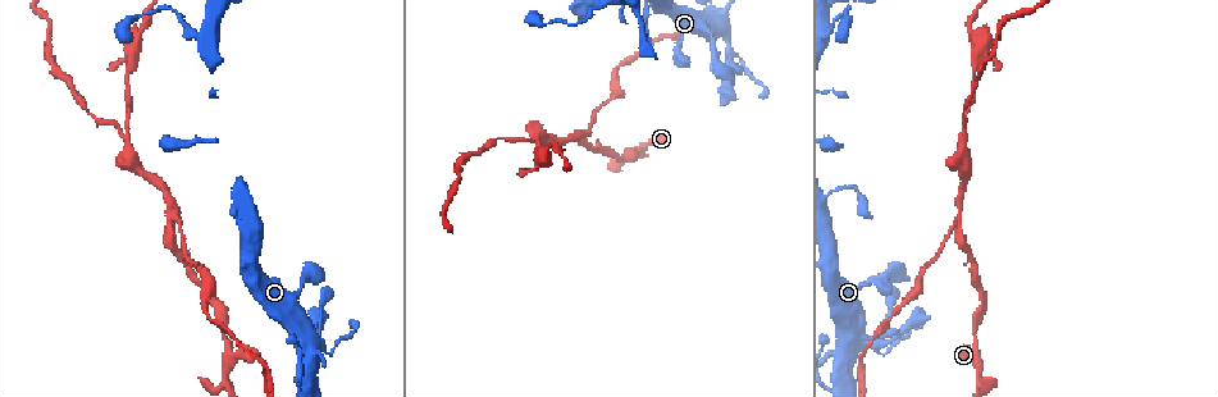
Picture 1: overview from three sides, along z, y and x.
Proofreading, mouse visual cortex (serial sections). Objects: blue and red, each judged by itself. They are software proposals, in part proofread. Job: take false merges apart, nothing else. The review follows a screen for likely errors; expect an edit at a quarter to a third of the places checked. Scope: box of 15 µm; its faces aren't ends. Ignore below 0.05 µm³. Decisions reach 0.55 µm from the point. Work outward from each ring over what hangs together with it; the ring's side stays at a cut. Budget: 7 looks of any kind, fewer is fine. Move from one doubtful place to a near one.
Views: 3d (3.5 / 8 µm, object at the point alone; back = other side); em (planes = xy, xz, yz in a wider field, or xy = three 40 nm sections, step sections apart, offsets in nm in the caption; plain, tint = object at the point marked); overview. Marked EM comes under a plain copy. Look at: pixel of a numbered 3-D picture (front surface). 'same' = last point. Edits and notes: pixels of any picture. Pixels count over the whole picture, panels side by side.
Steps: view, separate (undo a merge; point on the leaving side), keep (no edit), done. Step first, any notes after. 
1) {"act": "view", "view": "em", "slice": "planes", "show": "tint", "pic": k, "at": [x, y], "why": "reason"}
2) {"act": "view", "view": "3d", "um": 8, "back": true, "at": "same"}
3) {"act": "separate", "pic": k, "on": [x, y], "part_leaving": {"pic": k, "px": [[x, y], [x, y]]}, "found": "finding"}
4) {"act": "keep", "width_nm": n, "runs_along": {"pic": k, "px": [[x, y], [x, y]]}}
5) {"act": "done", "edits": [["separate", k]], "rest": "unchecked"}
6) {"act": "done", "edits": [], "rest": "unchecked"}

{"act": "view", "view": "3d", "um": 8, "pic": 1, "at": [977, 380], "why": "three arms meet"}

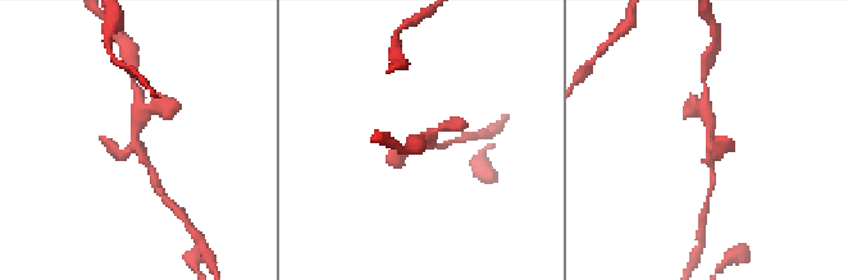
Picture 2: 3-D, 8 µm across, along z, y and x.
{"act": "view", "view": "3d", "um": 3.5, "pic": 2, "at": [135, 141], "why": "closer look"}

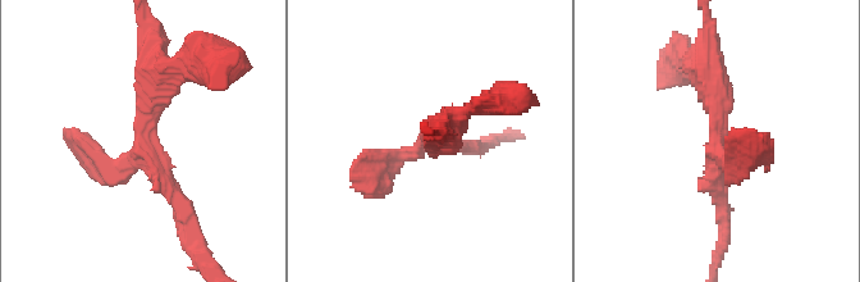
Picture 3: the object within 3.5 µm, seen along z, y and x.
{"act": "view", "view": "em", "slice": "planes", "show": "tint", "pic": 3, "at": [143, 147]}

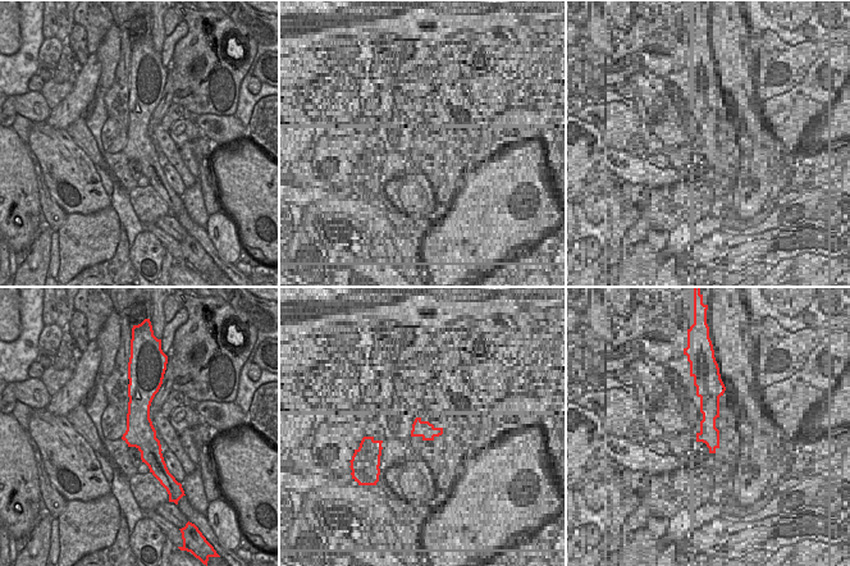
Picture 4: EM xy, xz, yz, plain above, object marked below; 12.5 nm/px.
{"act": "keep", "arm_widths_nm": [200, 250, 400], "found": "continuous, no second cell"}

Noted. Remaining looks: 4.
{"act": "view", "view": "3d", "um": 3.5, "pic": 1, "at": [170, 216], "why": "side arm on a straight run"}

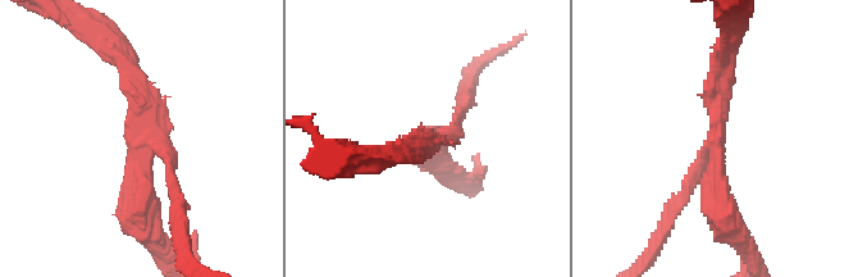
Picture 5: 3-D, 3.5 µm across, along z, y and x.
{"act": "view", "view": "em", "slice": "xy", "step": 2, "show": "tint", "pic": 5, "at": [135, 144], "arms": 3, "arm_widths_nm": [150, 250, 250]}

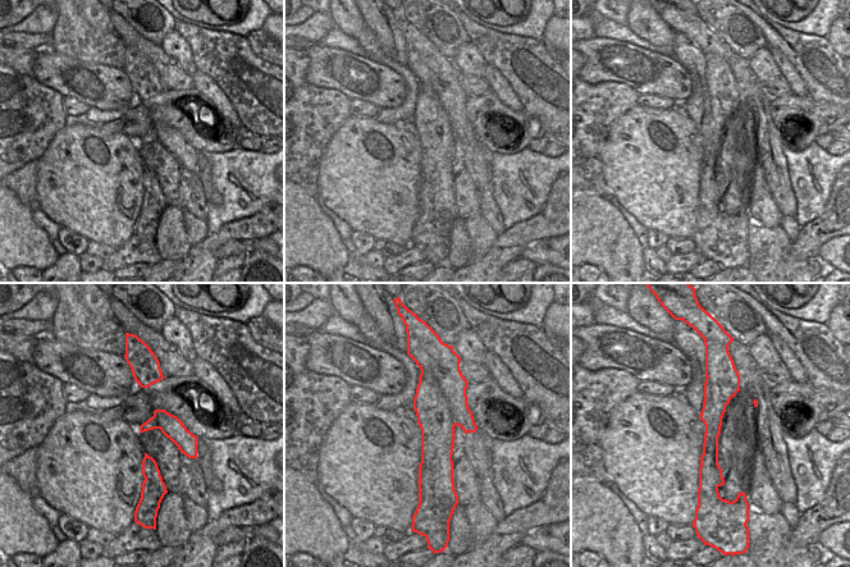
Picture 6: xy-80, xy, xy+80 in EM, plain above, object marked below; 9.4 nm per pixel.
{"act": "separate", "pic": 5, "on": [688, 185], "found": "two cells meet here"}

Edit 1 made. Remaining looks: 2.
{"act": "view", "view": "3d", "um": 3.5, "back": true, "pic": 1, "at": [301, 286], "why": "a narrow waist"}

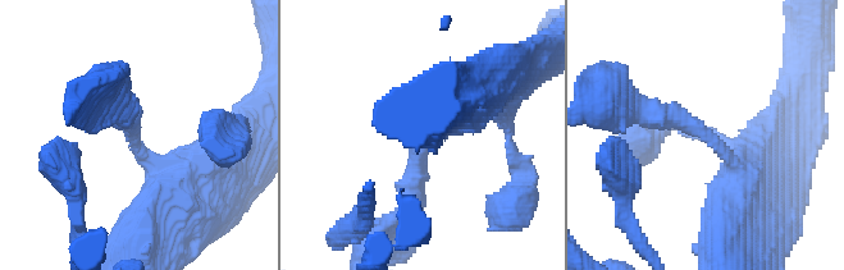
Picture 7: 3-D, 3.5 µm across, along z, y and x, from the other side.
{"act": "view", "view": "em", "slice": "xy", "step": 2, "show": "tint", "pic": 7, "at": [134, 144], "arm_widths_nm": [250, 500]}

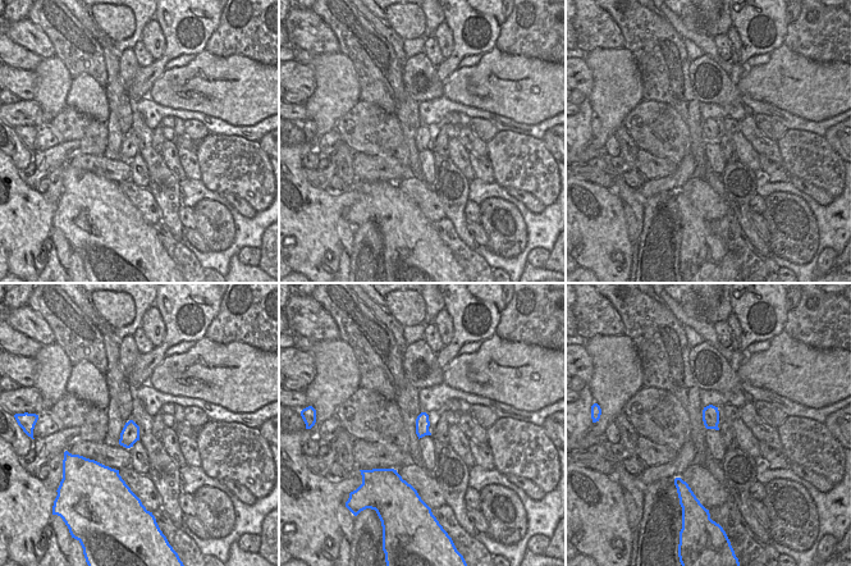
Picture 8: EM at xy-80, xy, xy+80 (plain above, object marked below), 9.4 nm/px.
{"act": "keep", "runs_along": {"pic": 7, "px": [[483, 97], [420, 131], [411, 202]]}, "found": "continuous, no second cell"}

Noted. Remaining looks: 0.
{"act": "done", "edits": [["separate", 5]], "rest": "unchecked"}

